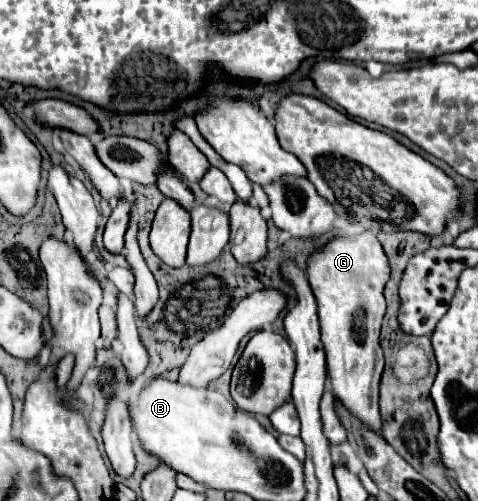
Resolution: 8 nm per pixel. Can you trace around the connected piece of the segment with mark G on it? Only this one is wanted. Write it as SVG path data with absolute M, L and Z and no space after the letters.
M364 232L358 238L336 238L326 244L320 252L314 252L308 258L308 282L316 296L318 316L320 316L320 332L322 344L326 350L326 366L328 376L332 378L332 392L340 400L340 404L356 416L368 430L382 436L382 416L380 416L380 378L384 370L384 356L380 348L380 322L386 310L384 302L384 284L390 276L388 258L372 232Z

